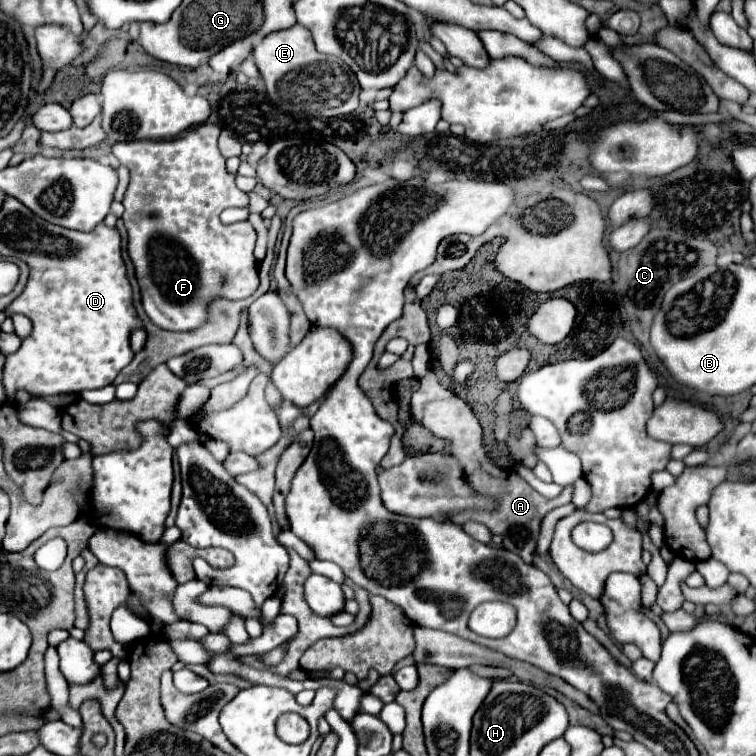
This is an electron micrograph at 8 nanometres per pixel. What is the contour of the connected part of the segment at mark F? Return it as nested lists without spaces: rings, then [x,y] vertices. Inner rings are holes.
[[[201,123],[171,141],[125,141],[113,145],[113,155],[131,171],[131,183],[123,199],[123,223],[129,233],[129,257],[135,265],[141,299],[149,319],[167,331],[191,331],[207,319],[207,303],[215,295],[245,299],[257,289],[257,259],[253,255],[255,229],[251,223],[221,223],[219,215],[227,207],[247,207],[249,197],[235,185],[235,175],[227,171],[219,153],[219,125]]]

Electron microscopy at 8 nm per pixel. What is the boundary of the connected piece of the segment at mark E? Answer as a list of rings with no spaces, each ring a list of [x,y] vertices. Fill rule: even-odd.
[[[301,25],[267,35],[253,49],[253,57],[265,81],[267,95],[291,115],[331,119],[349,115],[359,105],[359,83],[355,73],[347,65],[341,65],[339,59],[319,53],[311,33]]]

